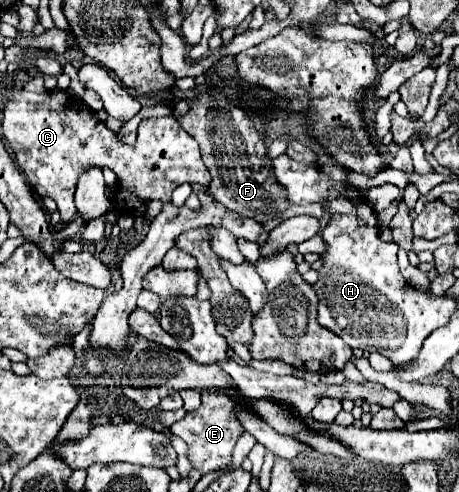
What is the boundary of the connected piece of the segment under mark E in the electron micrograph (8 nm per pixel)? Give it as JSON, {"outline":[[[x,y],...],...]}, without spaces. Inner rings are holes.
{"outline":[[[202,391],[202,405],[196,411],[186,413],[186,417],[174,423],[170,429],[174,435],[182,437],[188,443],[190,447],[188,459],[192,467],[198,469],[202,475],[216,471],[220,467],[226,467],[230,463],[230,453],[238,437],[244,433],[242,423],[234,419],[234,403],[230,401],[230,397],[222,393],[210,393],[210,391]]]}

